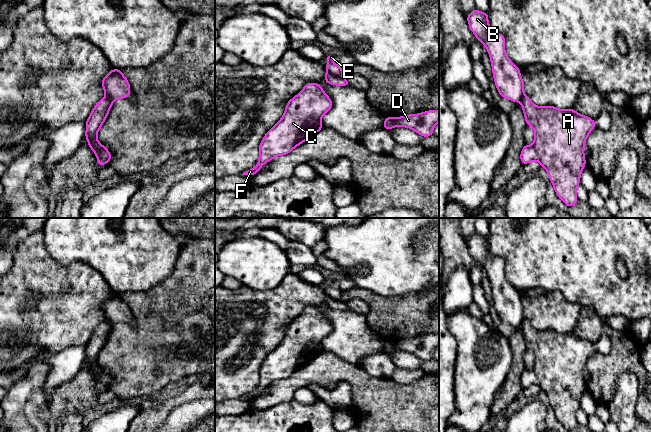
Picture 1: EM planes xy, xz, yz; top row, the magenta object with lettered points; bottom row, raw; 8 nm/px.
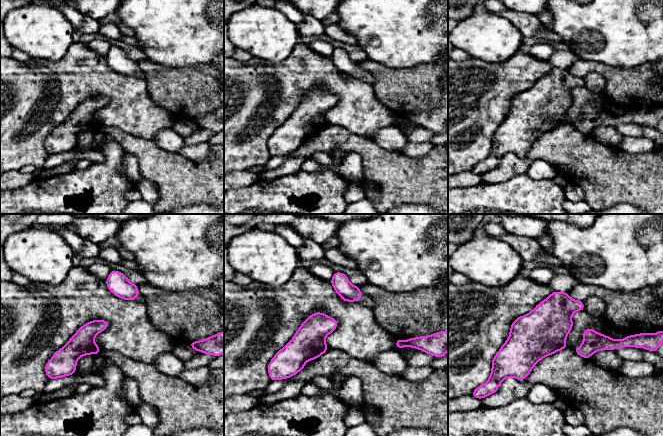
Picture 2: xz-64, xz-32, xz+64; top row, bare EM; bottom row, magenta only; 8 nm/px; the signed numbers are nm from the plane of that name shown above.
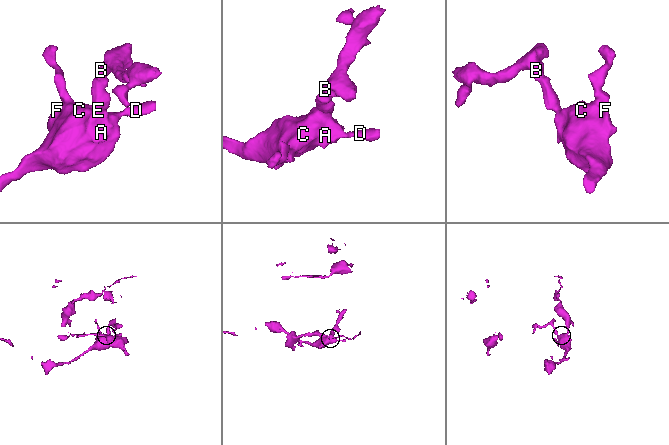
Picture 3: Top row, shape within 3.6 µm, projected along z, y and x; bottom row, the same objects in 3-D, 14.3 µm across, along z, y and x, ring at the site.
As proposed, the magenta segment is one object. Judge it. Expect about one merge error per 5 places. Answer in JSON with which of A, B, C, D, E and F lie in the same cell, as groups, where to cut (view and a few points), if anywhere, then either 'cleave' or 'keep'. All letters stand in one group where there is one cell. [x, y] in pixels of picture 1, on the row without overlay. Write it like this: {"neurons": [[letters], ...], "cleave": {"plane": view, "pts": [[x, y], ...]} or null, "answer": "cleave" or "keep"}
{"neurons": [["A", "C", "D", "F"], ["B", "E"]], "cleave": {"plane": "xz", "pts": [[327, 295], [341, 301]]}, "answer": "cleave"}

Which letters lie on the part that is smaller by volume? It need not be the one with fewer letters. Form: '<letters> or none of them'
B, E

